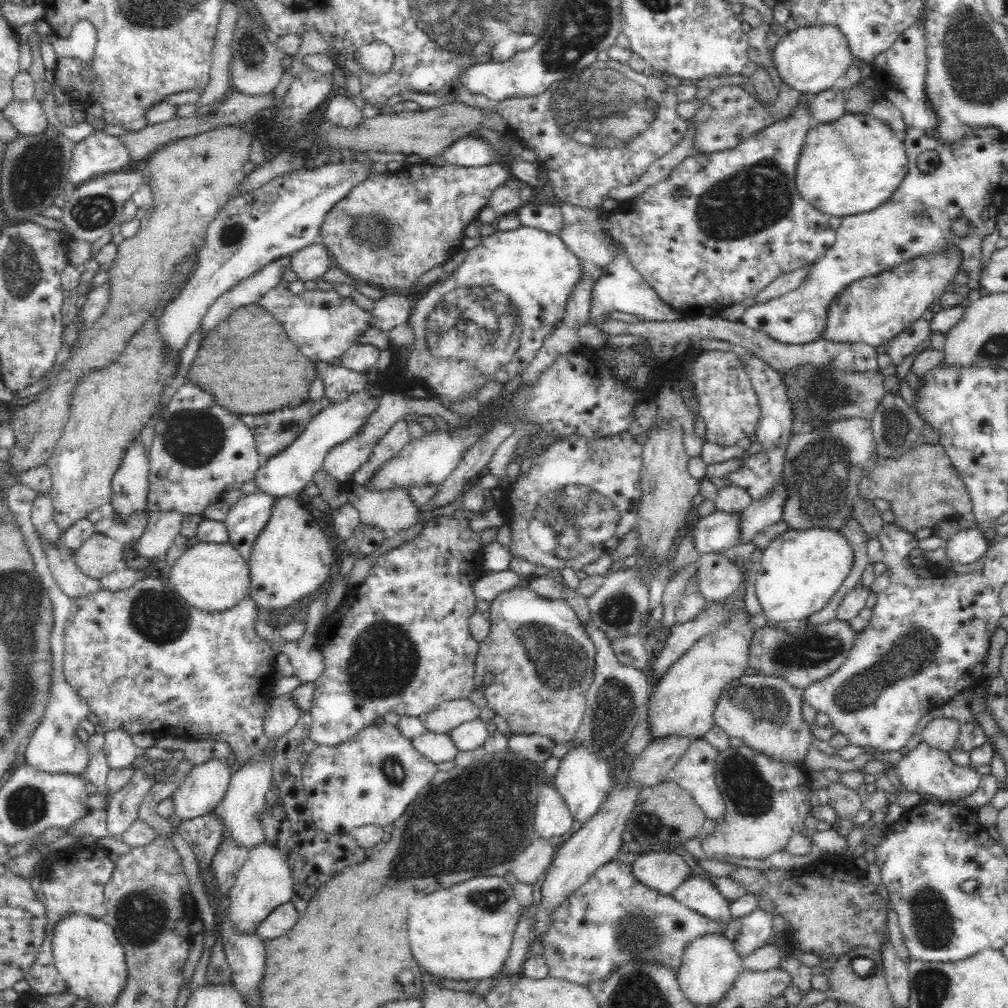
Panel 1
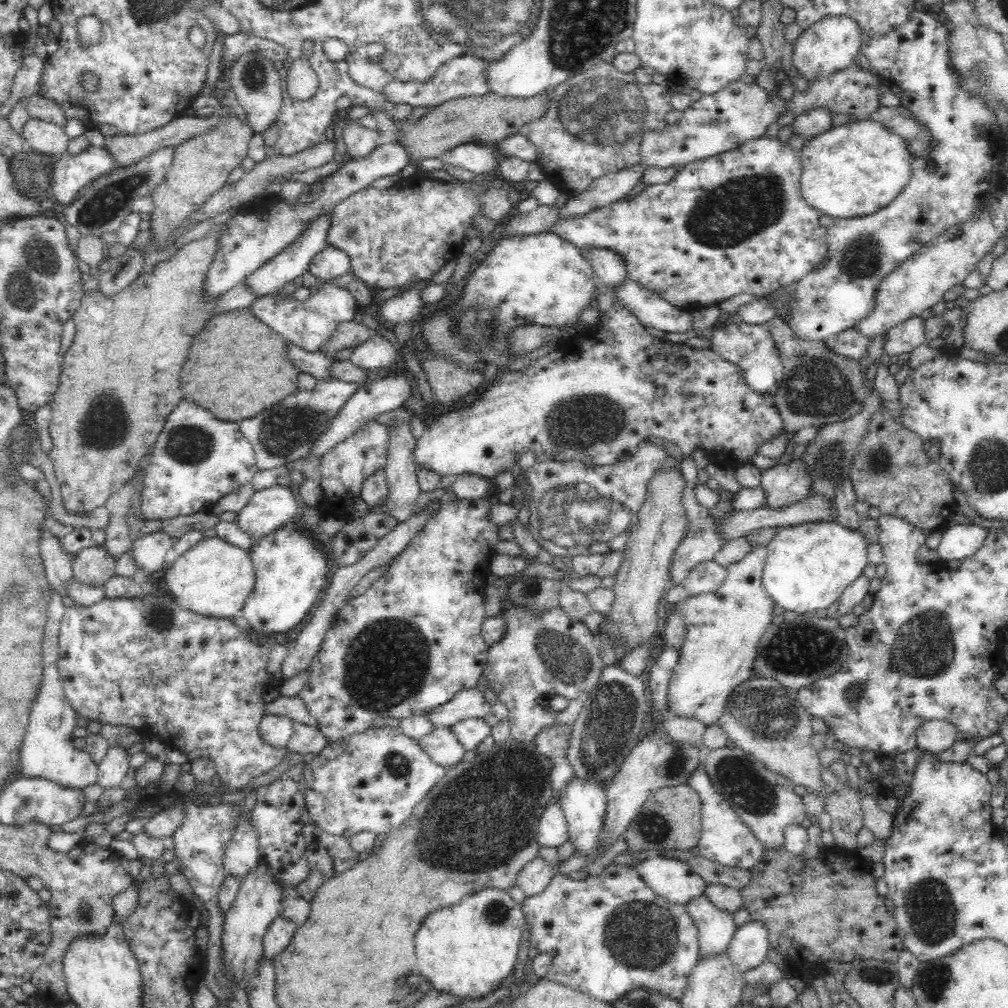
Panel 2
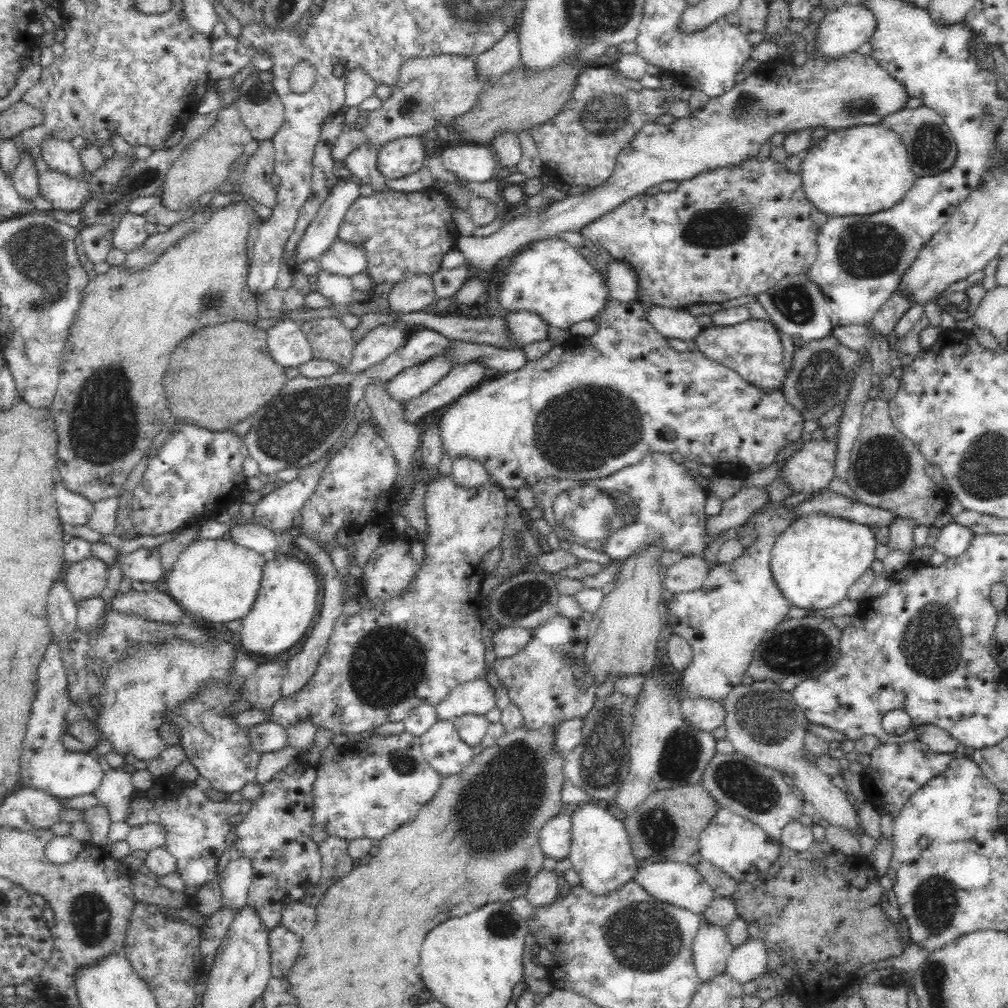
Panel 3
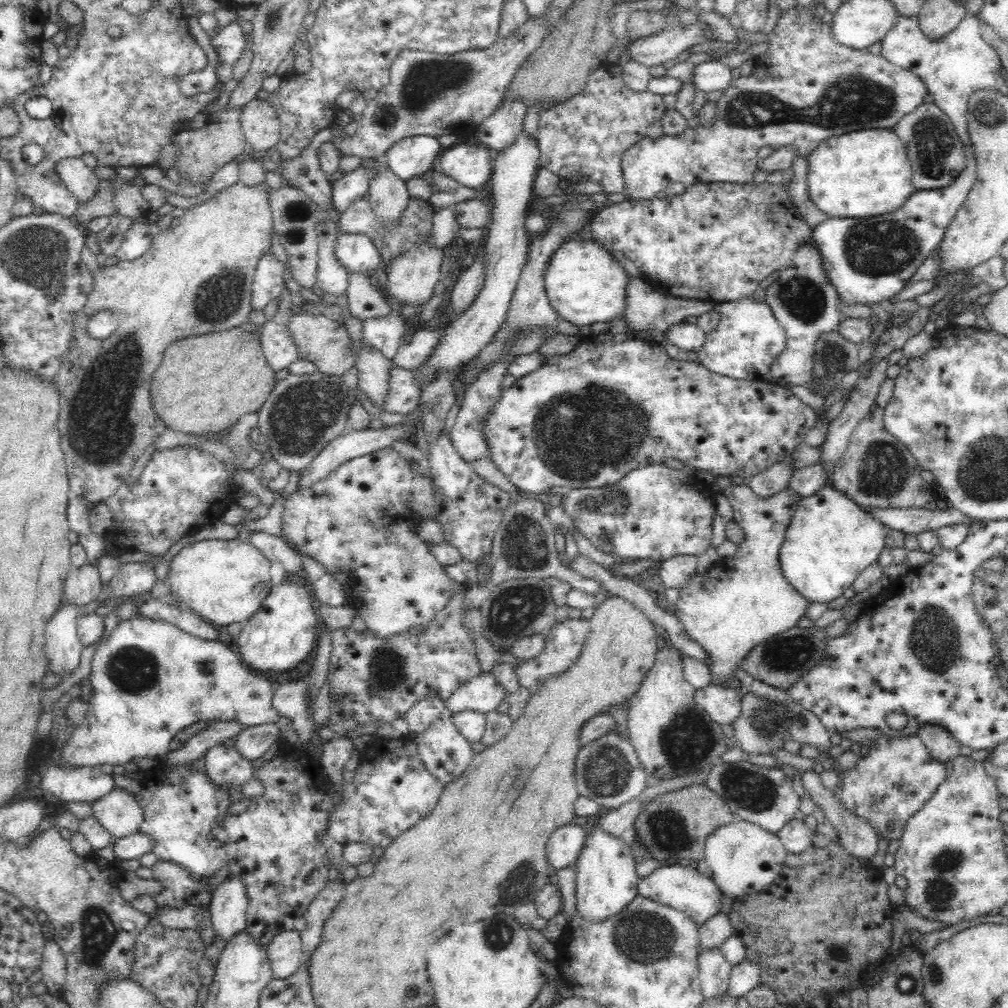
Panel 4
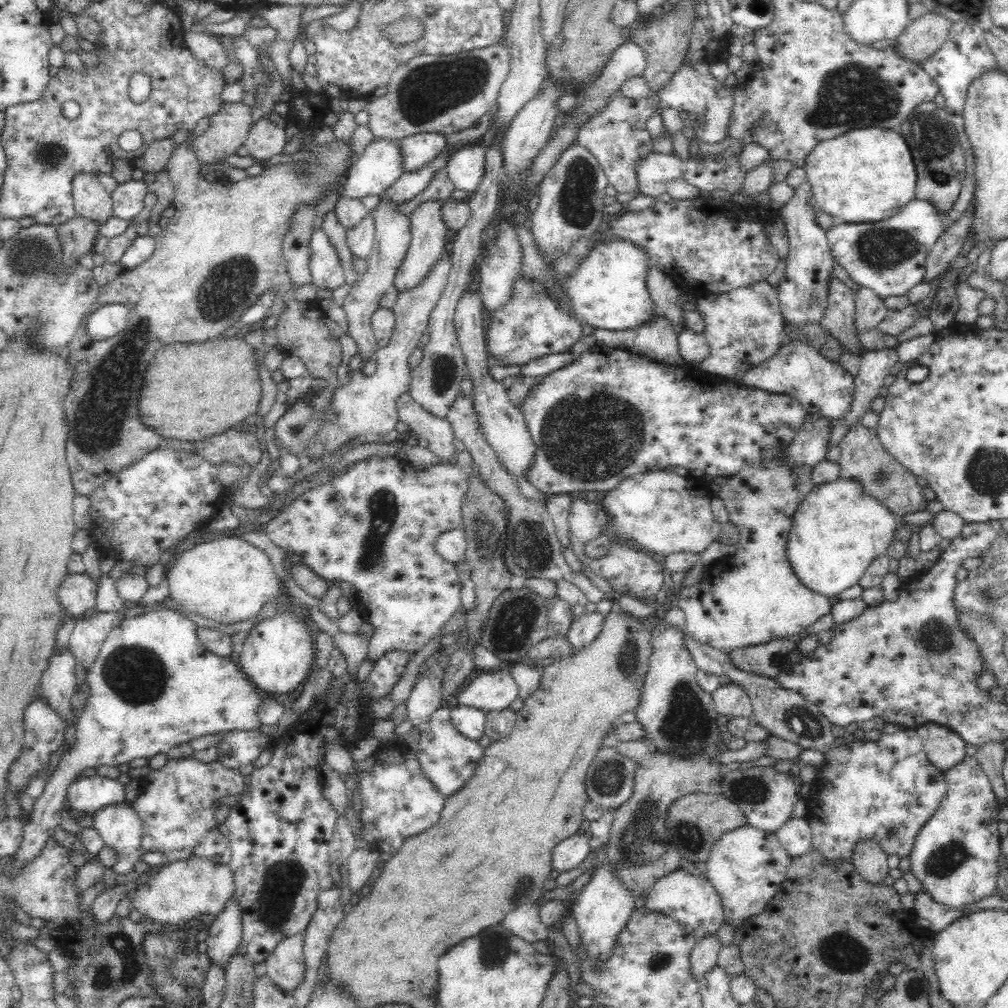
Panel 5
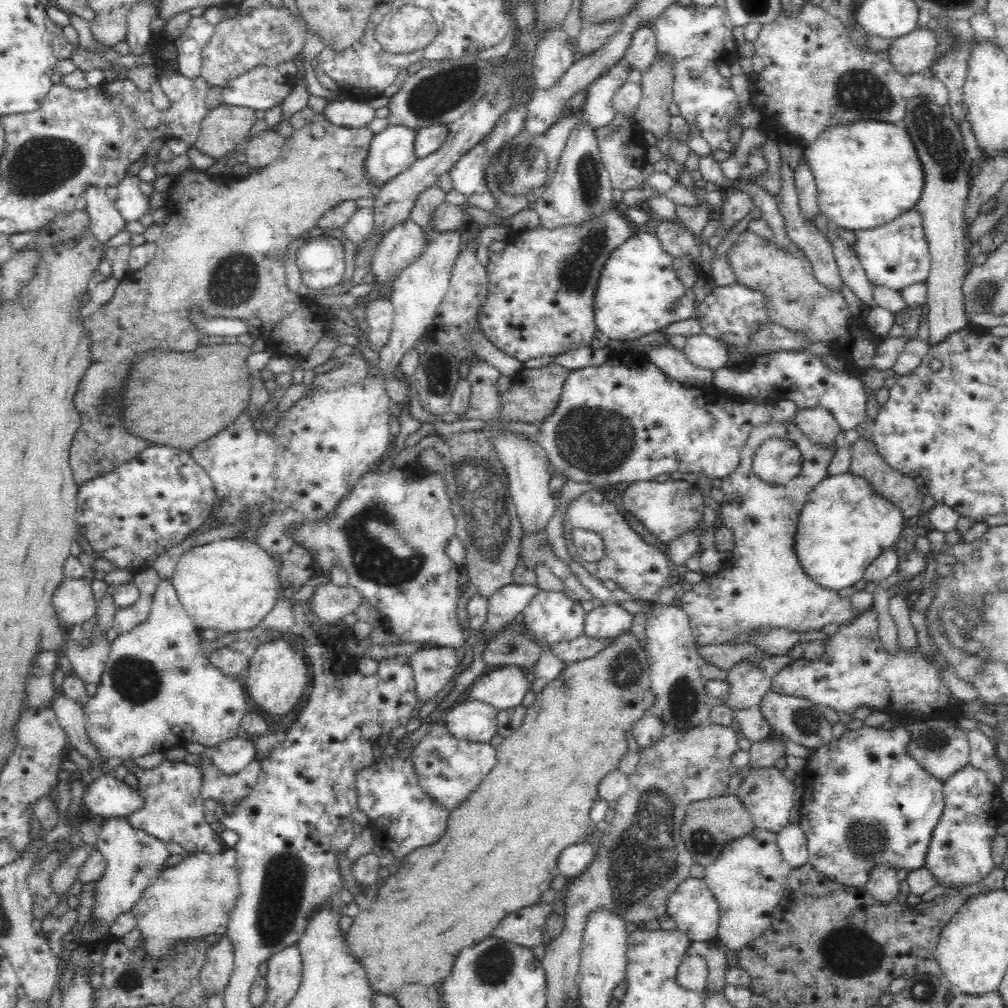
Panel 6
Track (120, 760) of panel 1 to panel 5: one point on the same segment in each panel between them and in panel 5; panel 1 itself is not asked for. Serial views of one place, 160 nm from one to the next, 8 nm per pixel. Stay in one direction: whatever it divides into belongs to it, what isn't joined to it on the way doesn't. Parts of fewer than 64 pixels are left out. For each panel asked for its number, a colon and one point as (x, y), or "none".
2: (112, 770)
3: (115, 793)
4: (119, 813)
5: (120, 826)

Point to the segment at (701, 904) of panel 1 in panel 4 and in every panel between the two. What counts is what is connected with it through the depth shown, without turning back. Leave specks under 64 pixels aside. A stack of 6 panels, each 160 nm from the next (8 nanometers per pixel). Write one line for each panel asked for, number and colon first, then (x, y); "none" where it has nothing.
2: (716, 926)
3: (711, 947)
4: (714, 969)

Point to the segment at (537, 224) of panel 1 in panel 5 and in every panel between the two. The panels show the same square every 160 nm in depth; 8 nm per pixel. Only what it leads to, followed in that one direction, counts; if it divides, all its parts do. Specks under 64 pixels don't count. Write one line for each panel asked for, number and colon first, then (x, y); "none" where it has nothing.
2: (735, 223)
3: (735, 231)
4: (714, 242)
5: (705, 244)

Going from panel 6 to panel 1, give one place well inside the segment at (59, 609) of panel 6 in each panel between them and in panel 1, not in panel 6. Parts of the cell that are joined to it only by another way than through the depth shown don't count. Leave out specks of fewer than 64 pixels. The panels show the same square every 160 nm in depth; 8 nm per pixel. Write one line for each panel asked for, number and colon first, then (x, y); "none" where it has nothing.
1: (100, 555)
2: (93, 565)
3: (87, 578)
4: (83, 584)
5: (78, 592)

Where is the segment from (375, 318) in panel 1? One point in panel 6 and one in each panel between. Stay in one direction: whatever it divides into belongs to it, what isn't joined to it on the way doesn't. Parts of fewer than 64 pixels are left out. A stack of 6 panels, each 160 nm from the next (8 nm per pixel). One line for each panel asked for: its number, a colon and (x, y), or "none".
2: (404, 307)
3: (414, 294)
4: (412, 277)
5: (428, 232)
6: (428, 201)

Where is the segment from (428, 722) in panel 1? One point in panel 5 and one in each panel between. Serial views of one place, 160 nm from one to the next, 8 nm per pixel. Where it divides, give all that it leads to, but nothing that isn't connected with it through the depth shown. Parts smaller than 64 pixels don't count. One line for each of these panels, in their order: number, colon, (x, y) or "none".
2: (468, 703)
3: (477, 697)
4: (483, 693)
5: (490, 691)

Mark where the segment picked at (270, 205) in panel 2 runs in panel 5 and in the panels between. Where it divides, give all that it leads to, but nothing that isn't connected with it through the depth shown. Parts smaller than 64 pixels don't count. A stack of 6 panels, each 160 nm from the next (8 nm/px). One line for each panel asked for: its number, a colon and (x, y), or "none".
3: (402, 156)
4: (411, 157)
5: (418, 150)

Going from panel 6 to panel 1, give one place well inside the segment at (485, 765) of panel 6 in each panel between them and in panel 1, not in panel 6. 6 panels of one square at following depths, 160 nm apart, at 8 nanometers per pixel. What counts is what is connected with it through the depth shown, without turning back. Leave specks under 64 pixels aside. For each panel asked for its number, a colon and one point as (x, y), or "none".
1: (438, 747)
2: (441, 745)
3: (441, 745)
4: (445, 752)
5: (448, 758)

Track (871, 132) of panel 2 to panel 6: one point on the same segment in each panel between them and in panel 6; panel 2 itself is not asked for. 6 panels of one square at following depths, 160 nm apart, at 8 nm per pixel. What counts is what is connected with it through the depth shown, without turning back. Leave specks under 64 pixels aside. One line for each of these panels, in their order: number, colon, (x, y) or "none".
3: (859, 170)
4: (864, 173)
5: (864, 175)
6: (867, 172)

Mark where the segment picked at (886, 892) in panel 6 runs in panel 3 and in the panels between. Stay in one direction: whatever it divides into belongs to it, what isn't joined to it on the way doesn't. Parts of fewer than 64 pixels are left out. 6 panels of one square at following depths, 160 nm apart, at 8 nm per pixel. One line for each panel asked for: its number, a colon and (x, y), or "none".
3: (764, 722)
4: (856, 835)
5: (867, 856)

